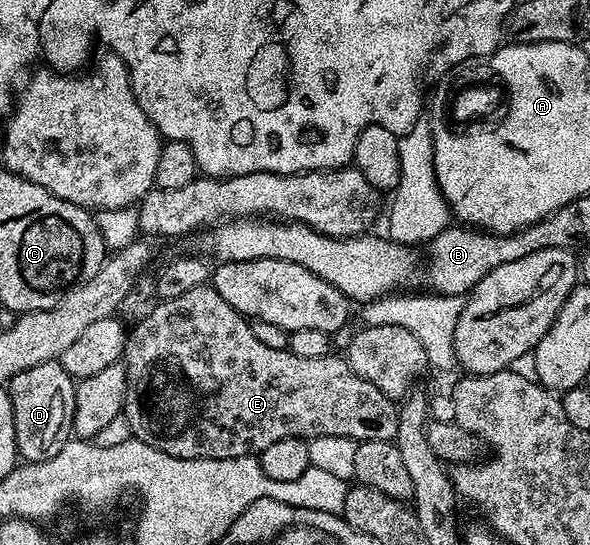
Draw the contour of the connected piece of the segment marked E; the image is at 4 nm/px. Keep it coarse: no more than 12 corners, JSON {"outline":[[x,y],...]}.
{"outline":[[214,285],[130,327],[122,415],[178,458],[394,442],[346,357],[261,344]]}

